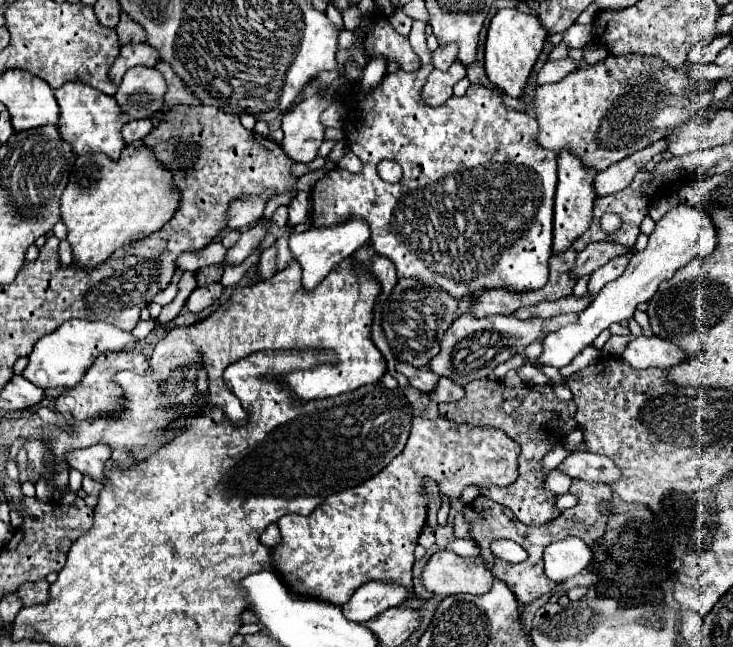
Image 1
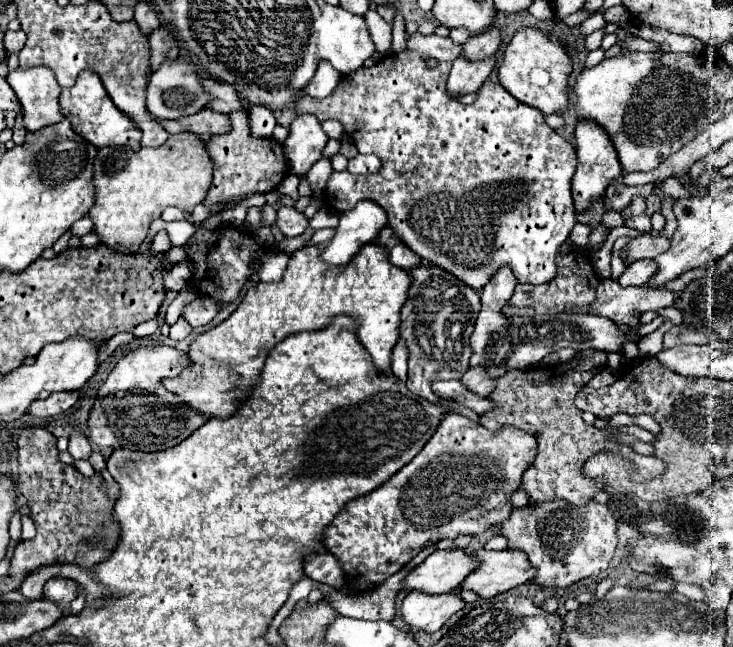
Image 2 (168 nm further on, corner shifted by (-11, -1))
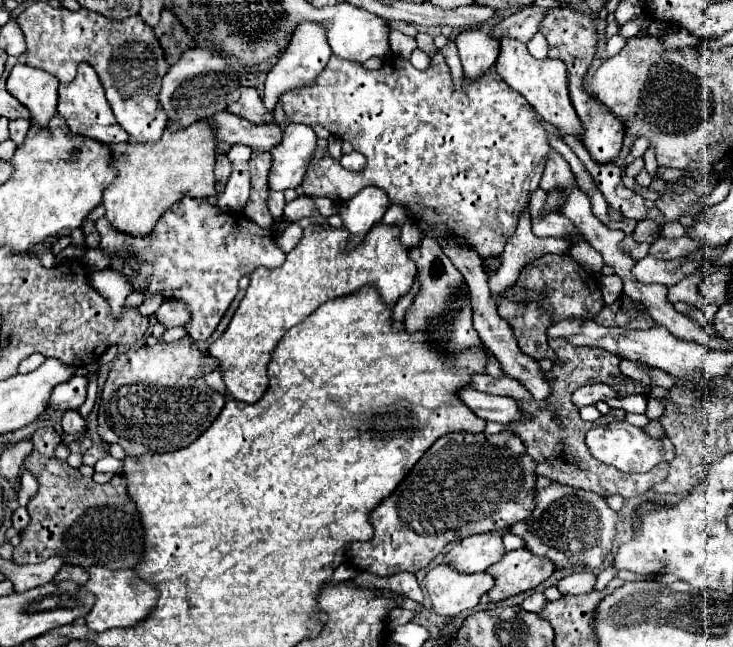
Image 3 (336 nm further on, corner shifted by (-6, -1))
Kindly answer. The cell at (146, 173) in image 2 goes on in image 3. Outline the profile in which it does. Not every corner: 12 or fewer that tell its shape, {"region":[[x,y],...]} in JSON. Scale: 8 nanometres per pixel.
{"region":[[169,124],[113,144],[109,224],[147,236],[185,196],[215,194],[215,136]]}

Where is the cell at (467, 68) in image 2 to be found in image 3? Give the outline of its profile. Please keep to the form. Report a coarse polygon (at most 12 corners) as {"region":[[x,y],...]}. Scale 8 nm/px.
{"region":[[489,26],[455,40],[465,78],[479,80],[495,64],[499,42]]}

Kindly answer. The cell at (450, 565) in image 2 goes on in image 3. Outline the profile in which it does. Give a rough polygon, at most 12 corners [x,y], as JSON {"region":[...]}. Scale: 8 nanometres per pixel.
{"region":[[501,532],[463,538],[443,564],[483,572],[505,554]]}

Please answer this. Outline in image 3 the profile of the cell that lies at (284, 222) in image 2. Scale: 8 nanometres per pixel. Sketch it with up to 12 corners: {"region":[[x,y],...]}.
{"region":[[309,196],[287,202],[287,222],[313,216],[315,204]]}

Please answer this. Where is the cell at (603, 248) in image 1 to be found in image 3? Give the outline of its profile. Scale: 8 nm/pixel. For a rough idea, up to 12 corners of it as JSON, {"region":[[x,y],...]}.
{"region":[[657,238],[649,254],[661,260],[683,258],[699,248],[695,240]]}

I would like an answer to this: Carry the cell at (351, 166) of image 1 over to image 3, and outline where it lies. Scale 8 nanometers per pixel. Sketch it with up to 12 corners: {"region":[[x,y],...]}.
{"region":[[359,152],[345,154],[341,166],[359,172],[365,168],[365,156]]}

